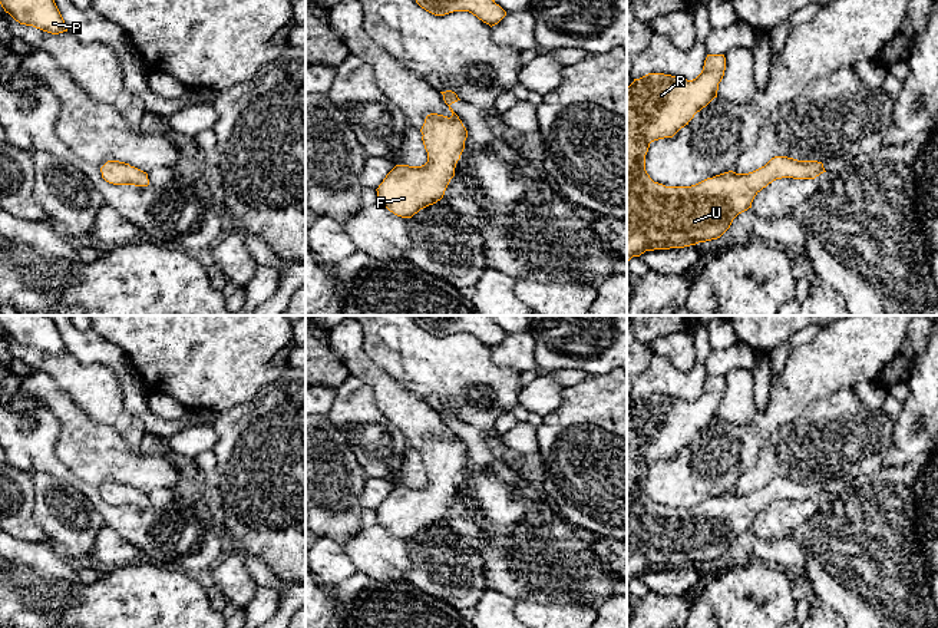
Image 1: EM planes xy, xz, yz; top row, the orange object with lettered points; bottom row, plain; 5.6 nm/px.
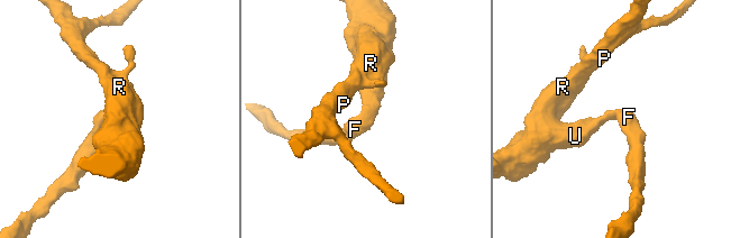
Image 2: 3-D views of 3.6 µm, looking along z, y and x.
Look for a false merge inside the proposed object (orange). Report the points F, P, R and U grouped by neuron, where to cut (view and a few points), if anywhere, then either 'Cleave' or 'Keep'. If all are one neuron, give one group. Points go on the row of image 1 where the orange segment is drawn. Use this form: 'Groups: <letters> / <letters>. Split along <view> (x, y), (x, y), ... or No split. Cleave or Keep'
Groups: F P R U. No split. Keep

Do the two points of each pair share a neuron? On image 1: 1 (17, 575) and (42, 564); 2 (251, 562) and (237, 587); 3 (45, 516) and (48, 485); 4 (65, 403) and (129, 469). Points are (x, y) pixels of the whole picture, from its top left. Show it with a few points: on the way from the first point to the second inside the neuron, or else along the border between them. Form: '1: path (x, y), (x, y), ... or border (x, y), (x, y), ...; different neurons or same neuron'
1: path (23, 575), (30, 575), (36, 569); same neuron
2: border (233, 551), (240, 557), (247, 572), (258, 585); different neurons
3: path (48, 509), (48, 492); same neuron
4: path (75, 420), (112, 458); same neuron

